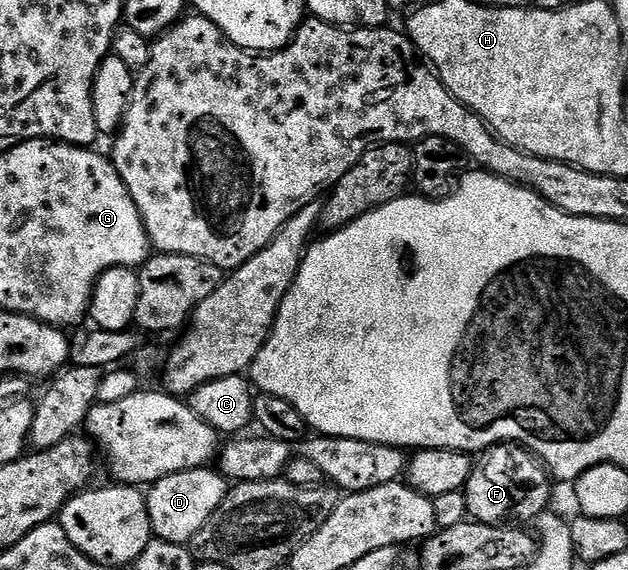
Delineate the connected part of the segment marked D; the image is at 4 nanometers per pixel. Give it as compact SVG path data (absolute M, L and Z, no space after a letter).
M212 467L171 473L162 479L158 479L150 486L146 493L148 514L150 515L153 534L159 540L169 541L175 545L187 546L191 542L192 537L198 535L198 531L202 531L202 527L206 527L210 515L214 515L214 511L218 511L218 507L223 503L224 496L227 495L229 488L229 482L224 474Z

